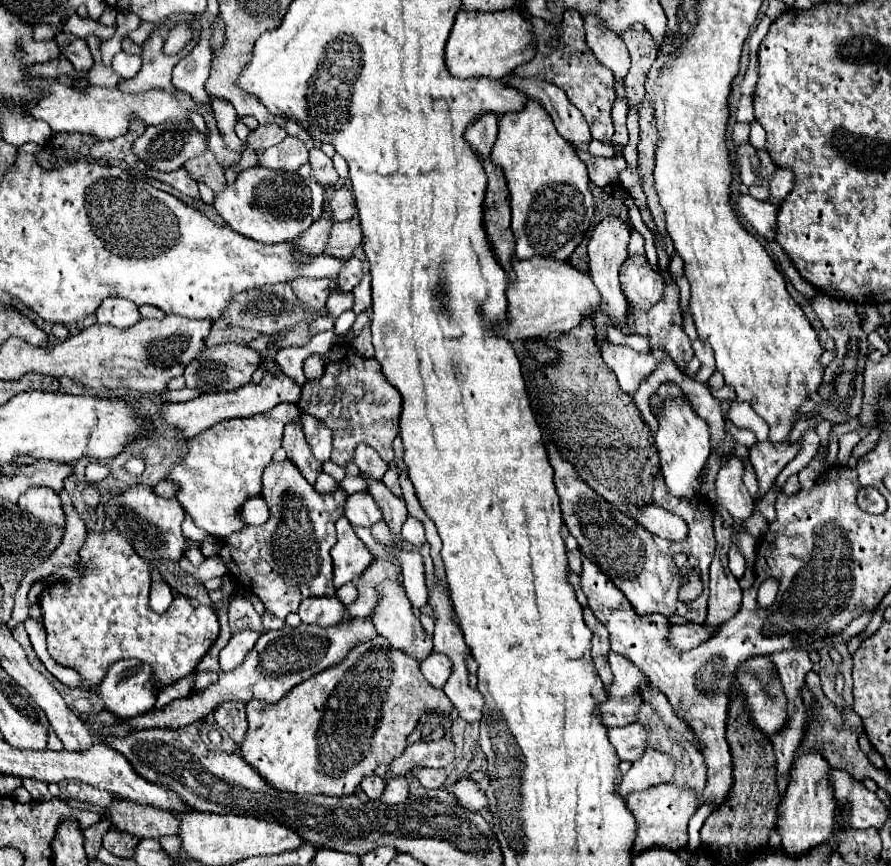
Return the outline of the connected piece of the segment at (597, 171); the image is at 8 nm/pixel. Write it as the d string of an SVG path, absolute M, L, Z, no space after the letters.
M574 147L574 149L576 149L576 155L586 163L590 181L596 183L598 187L604 187L608 183L616 183L618 173L624 167L628 167L624 157L594 157L584 147Z

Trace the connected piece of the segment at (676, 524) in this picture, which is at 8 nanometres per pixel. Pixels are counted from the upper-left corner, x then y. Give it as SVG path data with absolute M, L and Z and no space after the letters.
M634 505L626 507L626 515L632 517L636 523L640 523L646 531L650 531L652 535L670 539L670 541L678 541L686 537L686 523L672 515L670 511L656 507L656 505L646 505L642 509L636 509Z

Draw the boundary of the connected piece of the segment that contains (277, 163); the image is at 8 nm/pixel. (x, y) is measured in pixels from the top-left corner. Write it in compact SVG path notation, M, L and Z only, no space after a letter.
M286 137L280 145L270 147L260 165L268 169L282 169L282 171L296 171L302 165L308 163L308 151L304 151L306 145L302 145L302 141L298 141L296 137Z

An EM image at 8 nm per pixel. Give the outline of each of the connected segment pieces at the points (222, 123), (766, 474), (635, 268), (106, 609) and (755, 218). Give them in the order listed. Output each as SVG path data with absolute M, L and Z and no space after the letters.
M212 99L212 107L214 107L214 113L216 113L218 131L222 133L222 139L226 143L226 149L234 151L234 153L240 153L244 143L234 133L234 125L238 121L238 115L236 115L234 107L224 99Z
M764 441L764 443L756 443L750 449L750 463L752 463L758 483L760 483L758 497L766 495L766 491L772 487L778 473L798 455L798 451L800 451L800 441L782 443L782 445Z
M628 257L620 269L622 293L634 311L652 309L664 293L664 279L650 267L646 257Z
M116 529L110 531L88 531L88 537L80 549L80 559L76 563L76 577L60 583L46 585L40 597L42 621L48 633L48 653L52 659L64 667L74 667L84 677L84 685L98 685L106 675L106 671L120 659L140 657L140 661L152 665L154 687L162 691L164 687L176 683L178 679L192 675L196 665L208 653L212 643L218 637L220 625L216 611L212 607L192 607L188 597L178 595L166 613L154 613L148 603L150 595L150 563L144 557L134 553L134 545Z
M740 195L738 201L738 213L766 239L774 239L774 231L776 231L776 211L778 209L766 209L764 201L756 201L750 195Z

